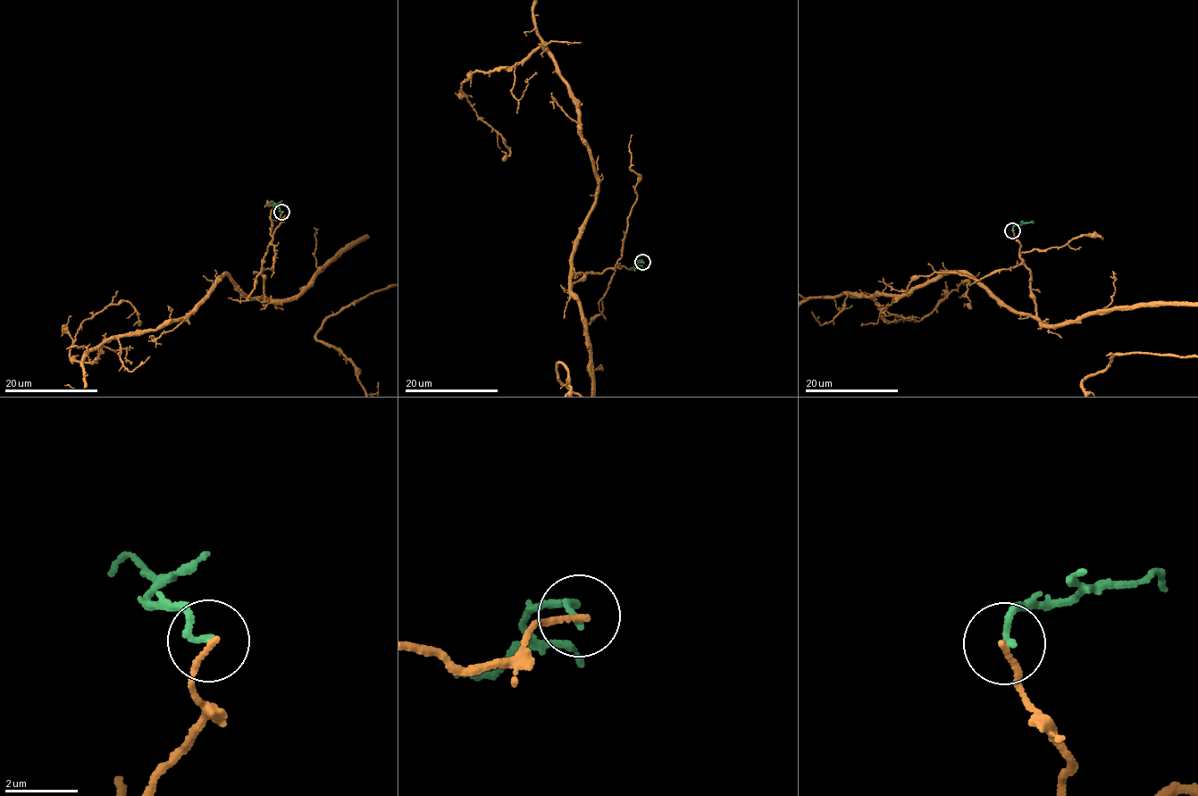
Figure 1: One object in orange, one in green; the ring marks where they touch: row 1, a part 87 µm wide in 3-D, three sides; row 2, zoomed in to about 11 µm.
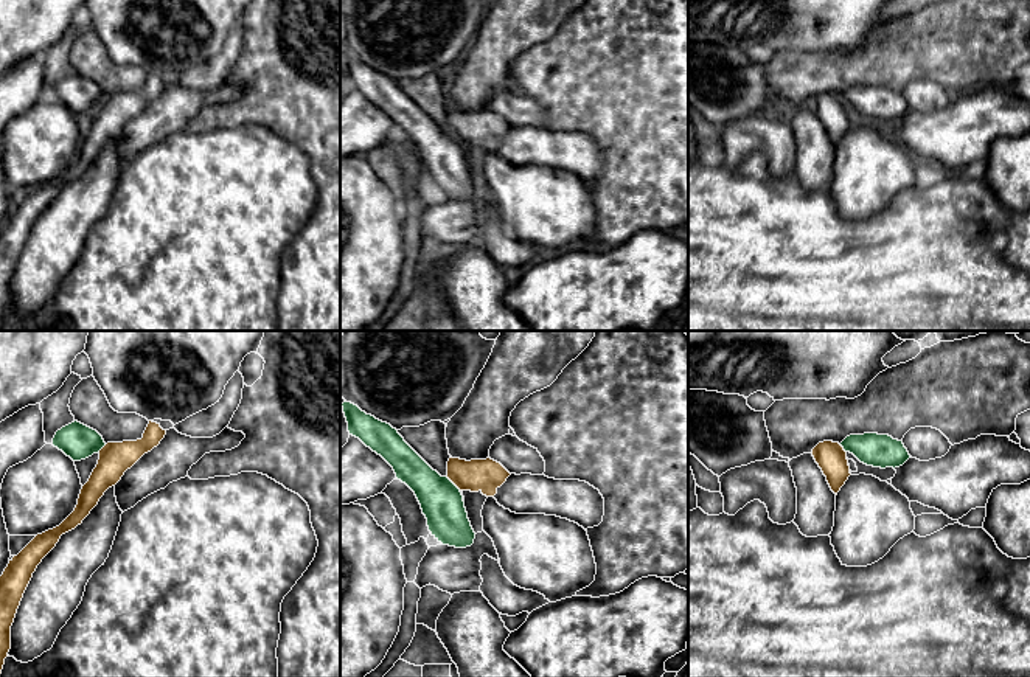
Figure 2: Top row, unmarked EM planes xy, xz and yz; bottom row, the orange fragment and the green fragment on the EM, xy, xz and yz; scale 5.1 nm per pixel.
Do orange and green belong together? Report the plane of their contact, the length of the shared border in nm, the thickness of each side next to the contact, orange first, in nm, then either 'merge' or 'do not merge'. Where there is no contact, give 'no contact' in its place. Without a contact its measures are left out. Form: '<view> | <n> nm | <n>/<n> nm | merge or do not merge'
xz | 110 nm | 170/220 nm | do not merge

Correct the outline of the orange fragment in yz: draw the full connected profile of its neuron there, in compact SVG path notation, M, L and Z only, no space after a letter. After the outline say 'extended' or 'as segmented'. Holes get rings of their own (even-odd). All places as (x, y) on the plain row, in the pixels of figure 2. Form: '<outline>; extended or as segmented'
M823 93L819 95L811 106L826 129L831 143L837 148L851 127L847 104L839 95Z; as segmented

